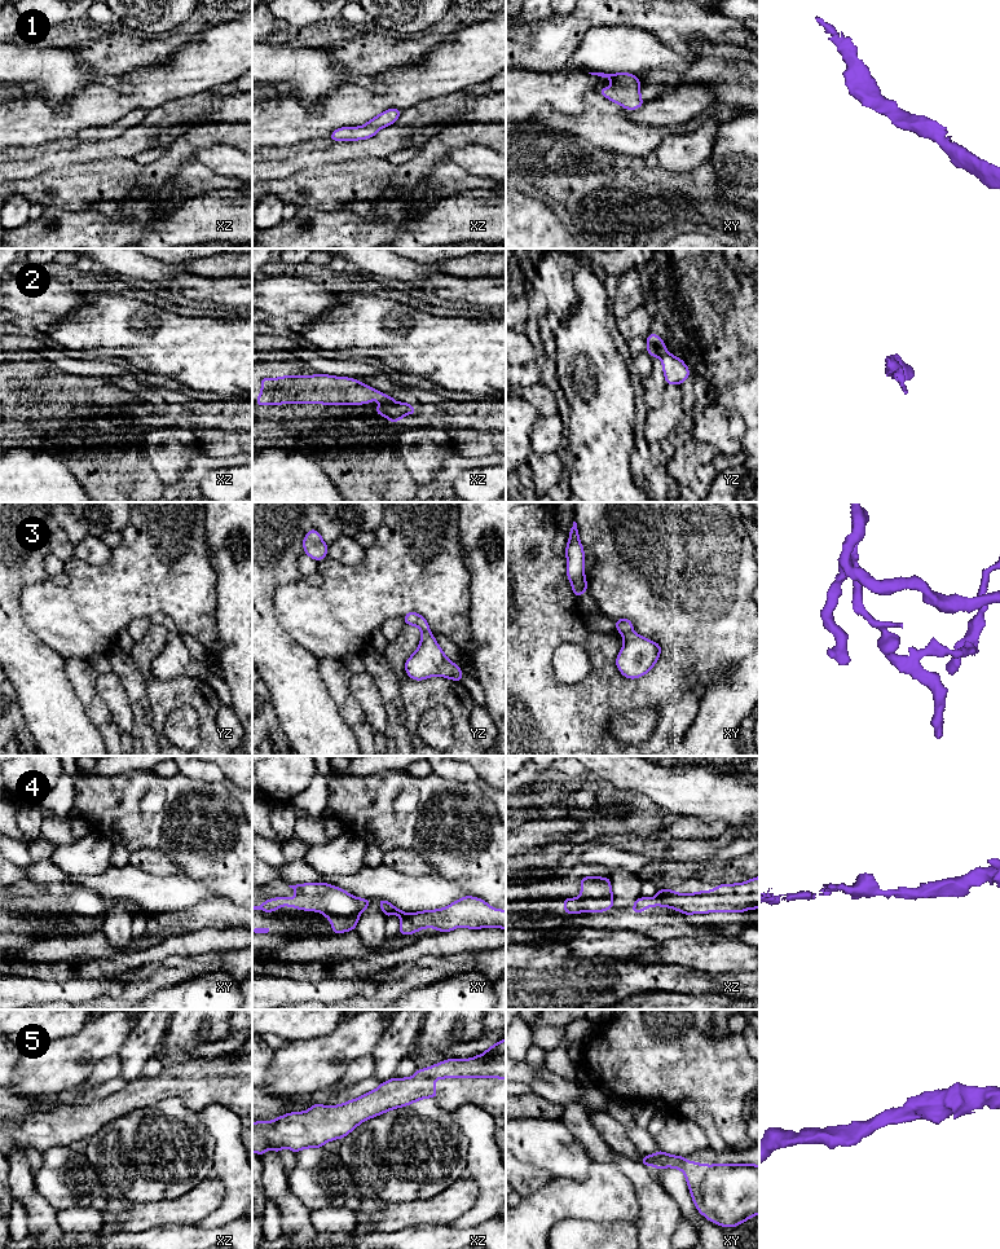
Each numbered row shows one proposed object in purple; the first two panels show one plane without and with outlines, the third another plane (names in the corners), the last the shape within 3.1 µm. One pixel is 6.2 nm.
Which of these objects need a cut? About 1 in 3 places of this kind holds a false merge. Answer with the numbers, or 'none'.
2, 4

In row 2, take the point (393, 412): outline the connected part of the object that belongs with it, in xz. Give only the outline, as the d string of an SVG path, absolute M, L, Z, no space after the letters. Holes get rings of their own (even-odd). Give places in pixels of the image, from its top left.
M404 403L383 404L374 408L375 413L388 418L392 423L398 422L404 415L417 413L417 408Z

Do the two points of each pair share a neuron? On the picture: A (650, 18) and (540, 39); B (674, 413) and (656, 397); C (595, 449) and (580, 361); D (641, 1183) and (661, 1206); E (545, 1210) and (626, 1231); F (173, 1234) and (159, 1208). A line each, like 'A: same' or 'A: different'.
A: same
B: different
C: same
D: same
E: different
F: different

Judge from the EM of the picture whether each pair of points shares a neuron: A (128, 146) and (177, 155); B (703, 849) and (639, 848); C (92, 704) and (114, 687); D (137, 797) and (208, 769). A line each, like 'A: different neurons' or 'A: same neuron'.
A: different neurons
B: same neuron
C: different neurons
D: different neurons

